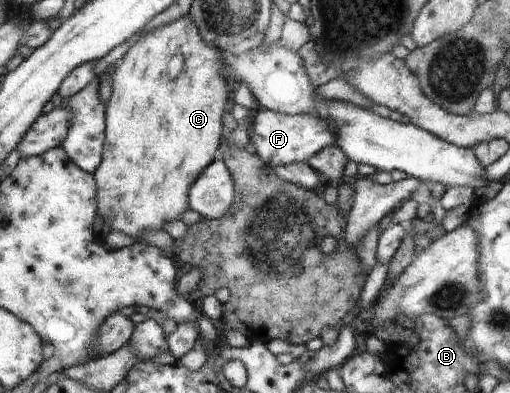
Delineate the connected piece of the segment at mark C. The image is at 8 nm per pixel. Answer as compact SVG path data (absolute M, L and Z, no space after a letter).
M192 16L184 17L171 24L153 30L143 36L134 47L128 51L125 57L118 62L117 72L113 77L113 98L107 108L107 140L105 143L105 156L100 169L95 173L99 183L99 215L112 227L112 230L122 231L135 238L138 242L143 240L146 231L160 231L170 221L182 220L183 215L193 207L190 192L197 183L199 177L208 168L218 151L218 145L222 141L222 113L226 105L225 78L221 77L221 53L216 48L204 45L198 26Z

